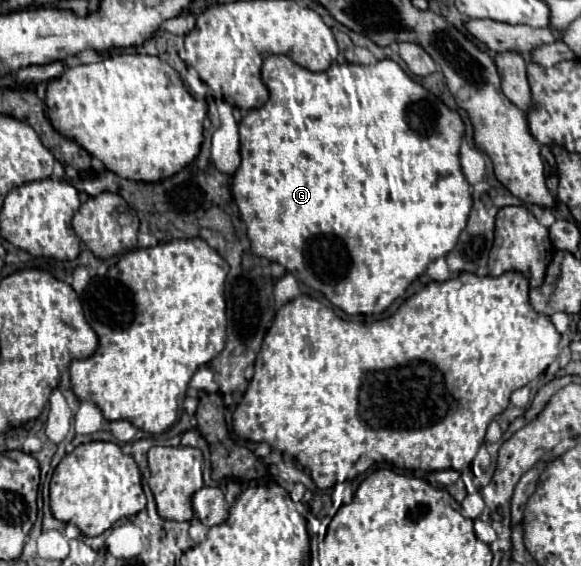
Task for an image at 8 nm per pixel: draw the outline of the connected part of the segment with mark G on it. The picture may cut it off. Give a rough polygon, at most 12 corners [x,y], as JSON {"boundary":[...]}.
{"boundary":[[262,62],[252,254],[380,314],[458,242],[462,118],[396,62]]}

